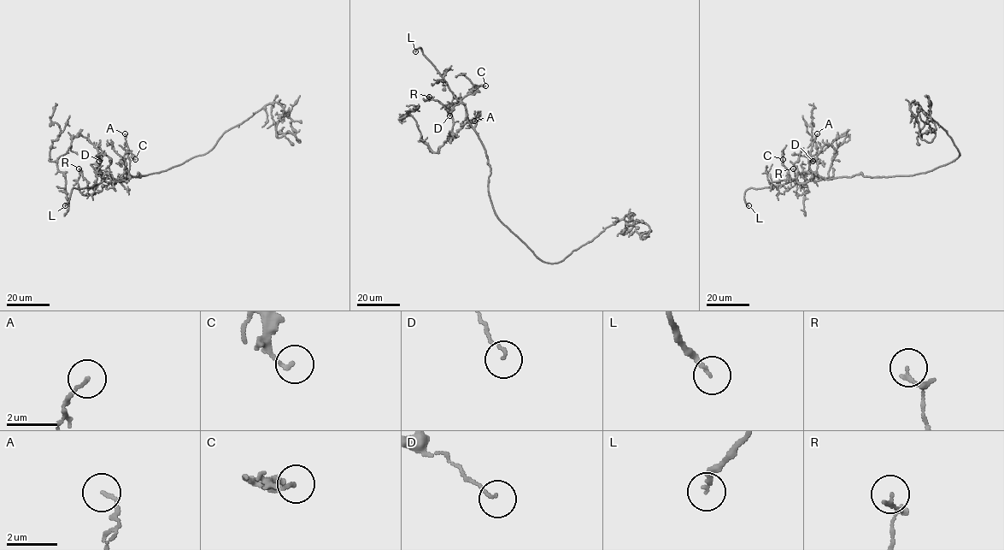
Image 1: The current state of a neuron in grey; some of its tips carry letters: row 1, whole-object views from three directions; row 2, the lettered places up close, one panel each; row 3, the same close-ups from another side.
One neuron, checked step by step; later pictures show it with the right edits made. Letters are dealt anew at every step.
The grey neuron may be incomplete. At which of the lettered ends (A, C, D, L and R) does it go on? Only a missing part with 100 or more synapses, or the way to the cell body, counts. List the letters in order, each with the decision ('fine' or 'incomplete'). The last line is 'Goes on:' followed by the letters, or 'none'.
A: fine
C: fine
D: fine
L: incomplete
R: fine
Goes on: L

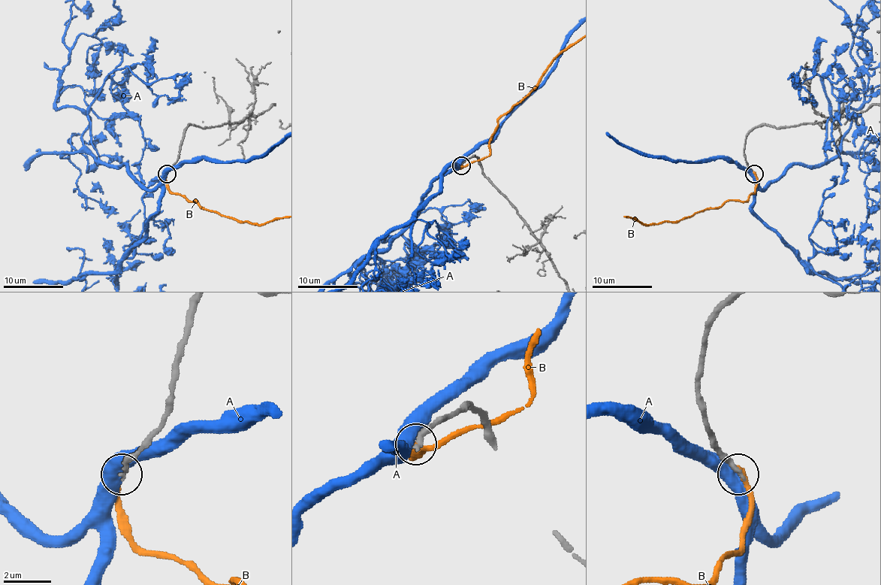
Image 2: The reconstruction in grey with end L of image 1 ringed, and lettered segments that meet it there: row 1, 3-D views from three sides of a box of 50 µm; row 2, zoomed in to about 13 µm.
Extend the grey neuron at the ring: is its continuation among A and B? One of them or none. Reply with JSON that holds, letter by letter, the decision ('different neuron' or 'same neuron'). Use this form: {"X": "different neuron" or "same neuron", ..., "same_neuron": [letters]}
{"A": "different neuron", "B": "same neuron", "same_neuron": ["B"]}

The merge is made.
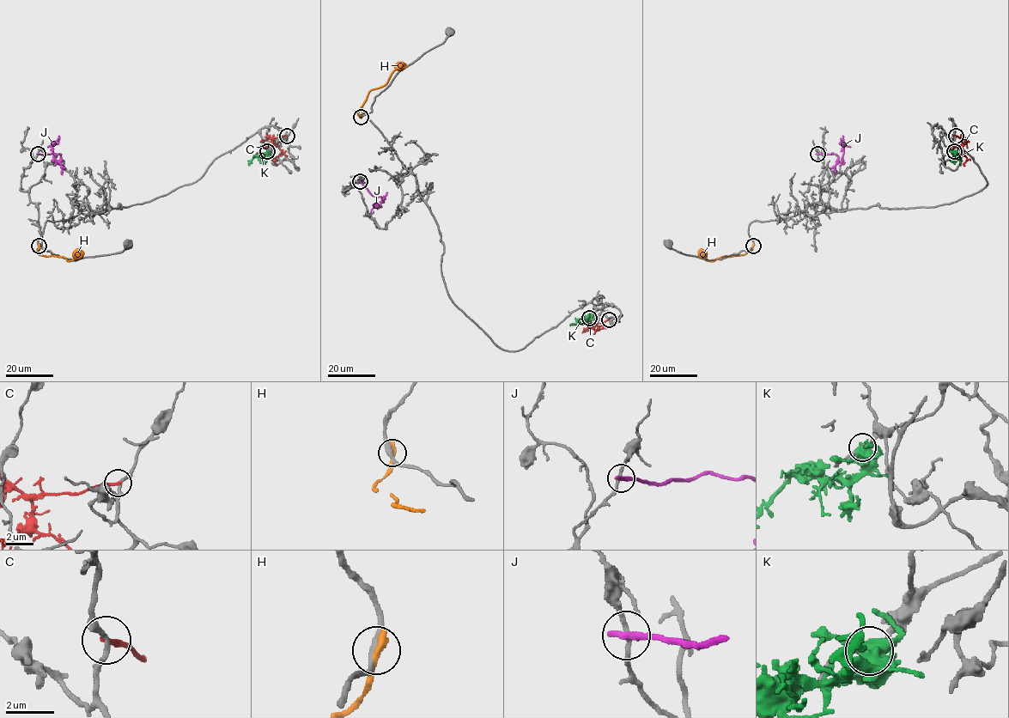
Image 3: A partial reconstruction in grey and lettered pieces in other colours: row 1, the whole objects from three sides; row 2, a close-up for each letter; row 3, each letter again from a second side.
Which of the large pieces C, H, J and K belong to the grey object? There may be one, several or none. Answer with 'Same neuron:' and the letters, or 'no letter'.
Same neuron: no letter

